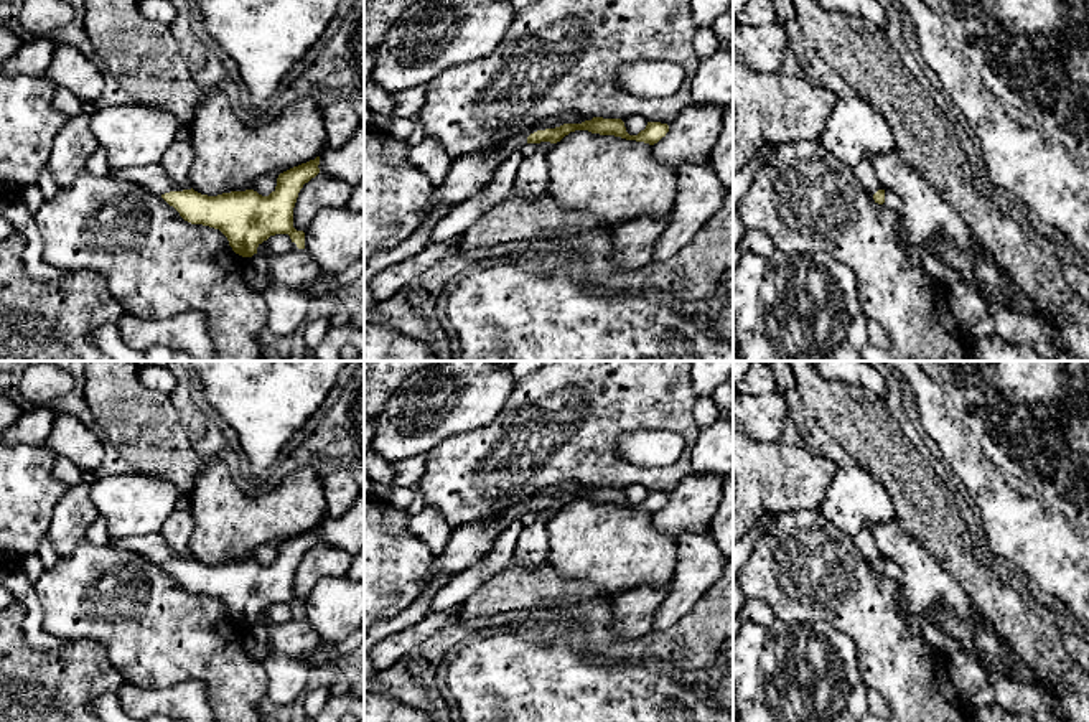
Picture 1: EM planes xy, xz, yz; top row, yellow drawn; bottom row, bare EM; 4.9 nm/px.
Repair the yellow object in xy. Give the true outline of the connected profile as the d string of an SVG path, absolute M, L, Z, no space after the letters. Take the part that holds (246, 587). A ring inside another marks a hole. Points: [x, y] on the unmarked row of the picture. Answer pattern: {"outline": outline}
{"outline": "M320 526L280 542L269 565L254 559L208 565L191 557L161 567L185 590L219 598L242 626L257 623L257 617L275 603L288 603L298 618L305 618L305 602L293 597L293 577L303 554L320 542L318 534Z"}

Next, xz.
{"outline": "M593 486L591 490L585 490L582 493L563 493L555 498L537 499L527 506L527 513L540 513L540 511L557 513L565 504L575 499L588 499L591 503L615 504L626 509L636 509L654 514L662 506L666 506L666 503L669 501L669 495L661 491L647 491L646 498L641 499L638 504L629 504L621 488Z"}

